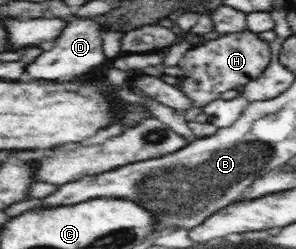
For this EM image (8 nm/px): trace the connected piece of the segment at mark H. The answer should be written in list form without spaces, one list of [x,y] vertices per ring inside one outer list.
[[[245,30],[228,35],[222,35],[215,39],[205,41],[199,47],[193,47],[177,65],[181,74],[173,86],[181,89],[187,97],[191,107],[203,110],[209,102],[221,98],[223,92],[244,87],[251,80],[257,80],[259,75],[269,67],[272,53],[269,42],[258,34]]]

